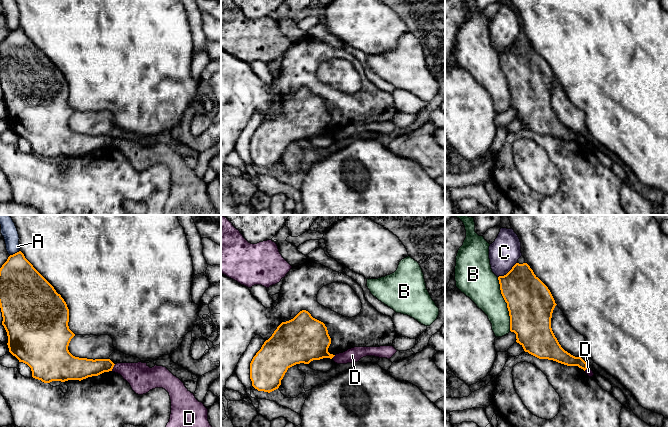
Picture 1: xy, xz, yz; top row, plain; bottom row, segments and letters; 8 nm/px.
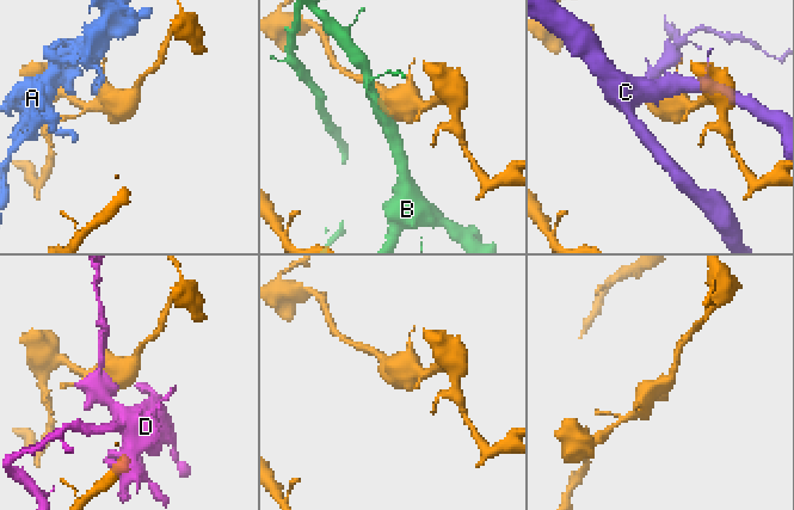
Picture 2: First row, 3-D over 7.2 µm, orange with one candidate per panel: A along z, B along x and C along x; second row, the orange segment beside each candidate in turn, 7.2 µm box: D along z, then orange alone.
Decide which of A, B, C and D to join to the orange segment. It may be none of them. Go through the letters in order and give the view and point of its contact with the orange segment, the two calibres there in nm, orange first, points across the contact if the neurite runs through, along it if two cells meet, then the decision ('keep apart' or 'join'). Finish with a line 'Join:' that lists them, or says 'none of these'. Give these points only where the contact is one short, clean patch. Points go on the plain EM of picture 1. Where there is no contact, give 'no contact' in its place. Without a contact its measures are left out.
A: xy (15, 29) | 340/130 nm | keep apart
B: yz (507, 80) | 380/280 nm | keep apart
C: yz (508, 48) | 340/240 nm | keep apart
D: xy (113, 142) | 170/220 nm | along xy (115, 140), (111, 146) | keep apart
Join: none of these

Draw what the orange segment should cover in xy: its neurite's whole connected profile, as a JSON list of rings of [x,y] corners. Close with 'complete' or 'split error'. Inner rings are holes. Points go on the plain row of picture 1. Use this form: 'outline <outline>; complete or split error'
outline [[[19,27],[10,31],[0,44],[0,84],[2,88],[2,101],[8,112],[9,128],[19,138],[27,140],[32,147],[32,153],[44,159],[52,157],[65,158],[68,156],[83,156],[98,152],[104,148],[112,147],[114,139],[110,135],[87,135],[73,132],[68,122],[75,110],[69,105],[69,85],[66,78],[54,63],[33,43]]]; complete

